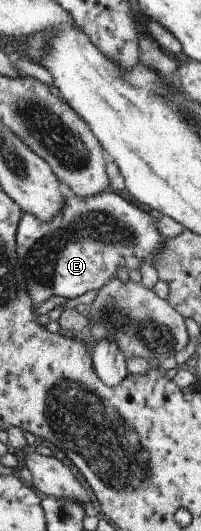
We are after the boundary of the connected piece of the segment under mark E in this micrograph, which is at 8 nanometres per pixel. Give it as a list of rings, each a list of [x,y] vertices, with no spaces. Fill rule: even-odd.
[[[112,189],[90,197],[78,197],[67,190],[65,192],[64,207],[58,209],[48,221],[38,221],[34,215],[22,212],[16,228],[16,257],[21,264],[26,293],[30,301],[37,305],[48,297],[74,299],[90,289],[104,287],[110,283],[110,279],[123,276],[128,269],[138,271],[141,263],[154,259],[154,253],[158,253],[165,238],[158,233],[148,213]]]

